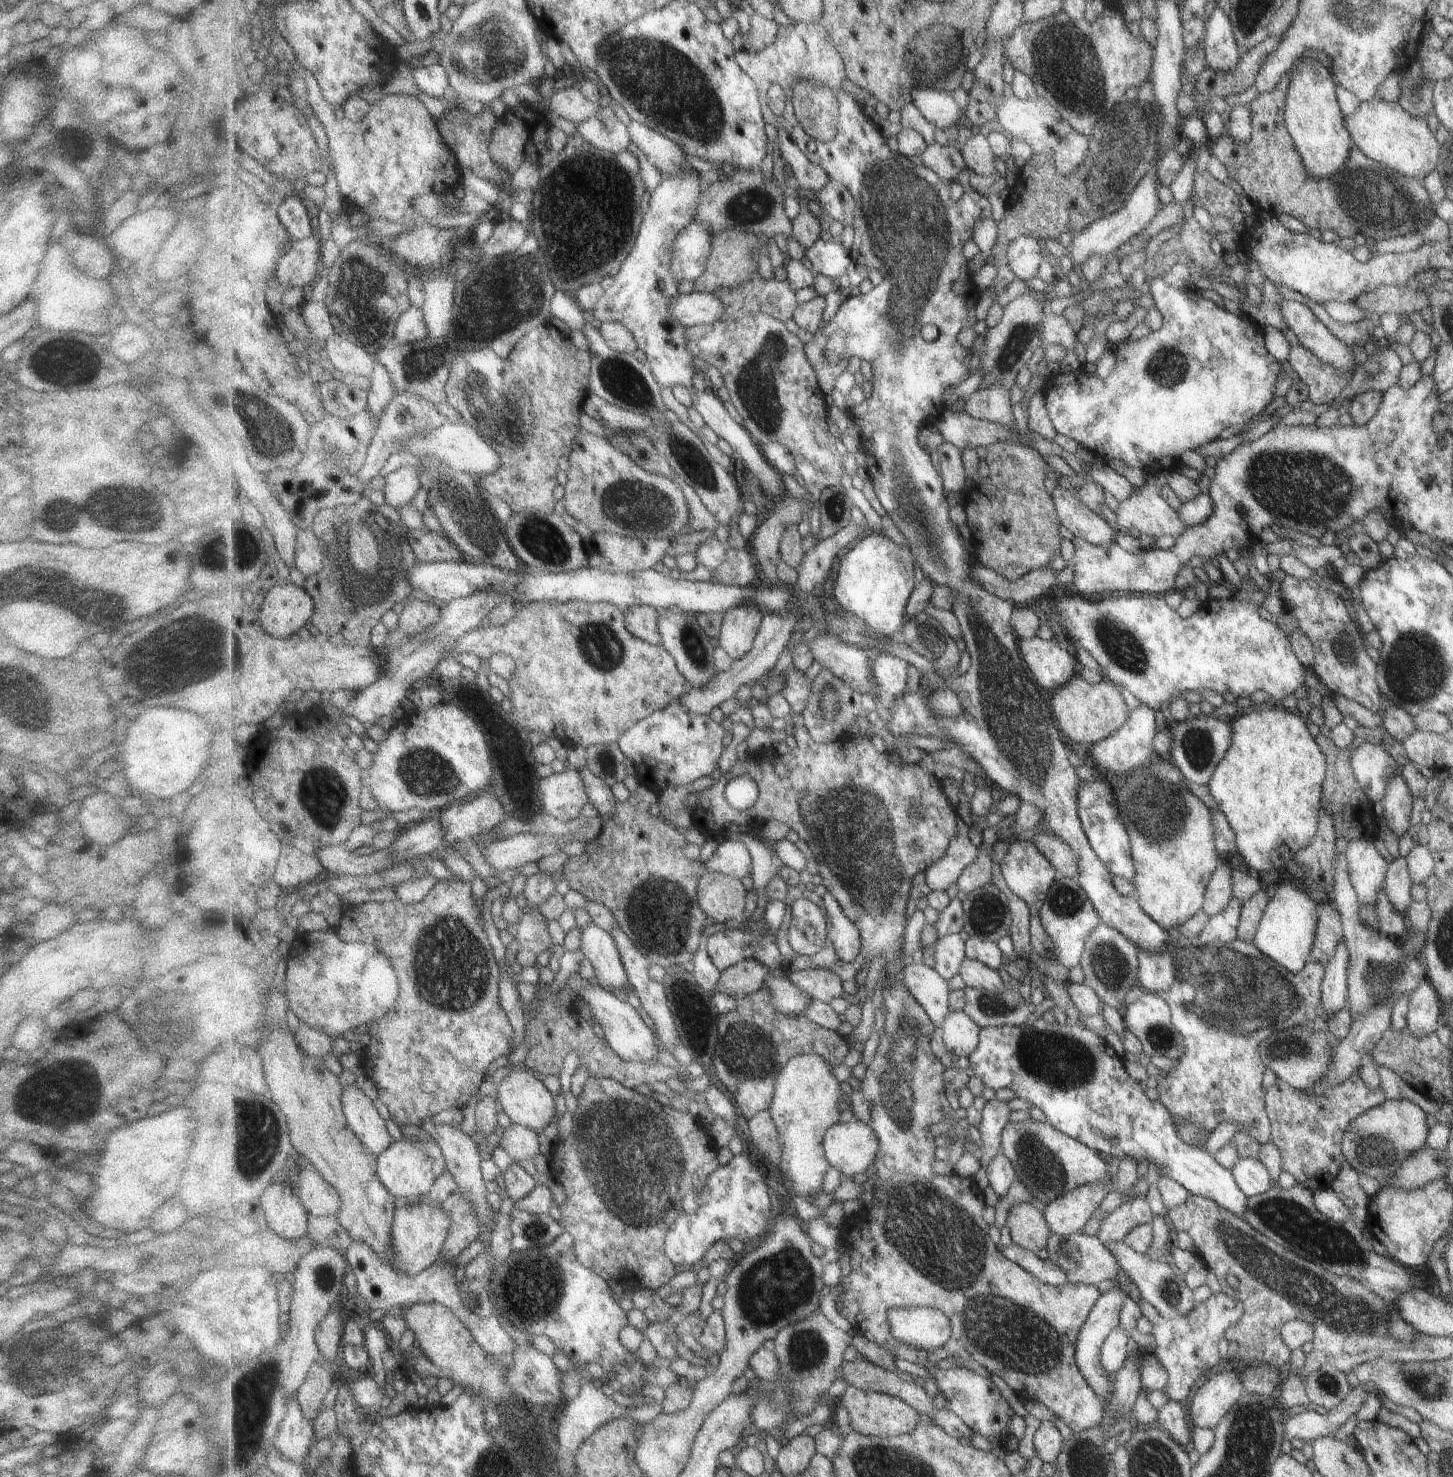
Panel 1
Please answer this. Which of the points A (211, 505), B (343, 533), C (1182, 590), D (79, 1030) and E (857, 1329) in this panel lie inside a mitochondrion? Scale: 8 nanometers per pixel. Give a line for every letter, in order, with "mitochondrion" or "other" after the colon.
A: other
B: mitochondrion
C: other
D: other
E: other

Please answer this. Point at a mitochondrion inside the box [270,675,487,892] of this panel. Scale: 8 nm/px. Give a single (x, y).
(428, 776)

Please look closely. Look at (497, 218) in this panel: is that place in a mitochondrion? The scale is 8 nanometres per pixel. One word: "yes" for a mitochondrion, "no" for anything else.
no

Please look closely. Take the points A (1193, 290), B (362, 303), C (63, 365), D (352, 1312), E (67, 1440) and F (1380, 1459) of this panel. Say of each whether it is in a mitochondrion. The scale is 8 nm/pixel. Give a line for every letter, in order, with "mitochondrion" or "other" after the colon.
A: other
B: mitochondrion
C: mitochondrion
D: other
E: other
F: other

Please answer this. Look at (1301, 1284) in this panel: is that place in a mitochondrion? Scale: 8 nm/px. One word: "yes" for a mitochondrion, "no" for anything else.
yes

